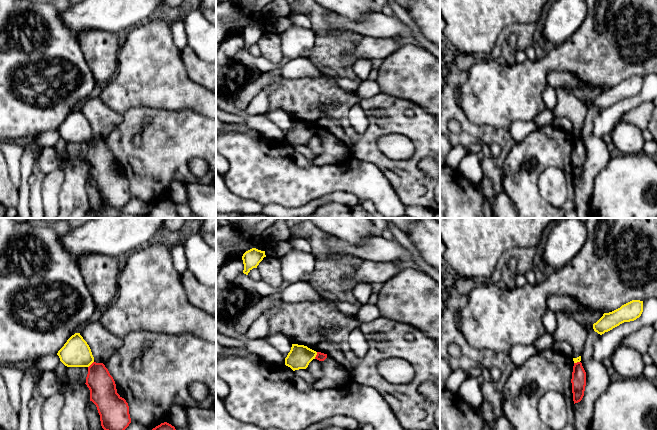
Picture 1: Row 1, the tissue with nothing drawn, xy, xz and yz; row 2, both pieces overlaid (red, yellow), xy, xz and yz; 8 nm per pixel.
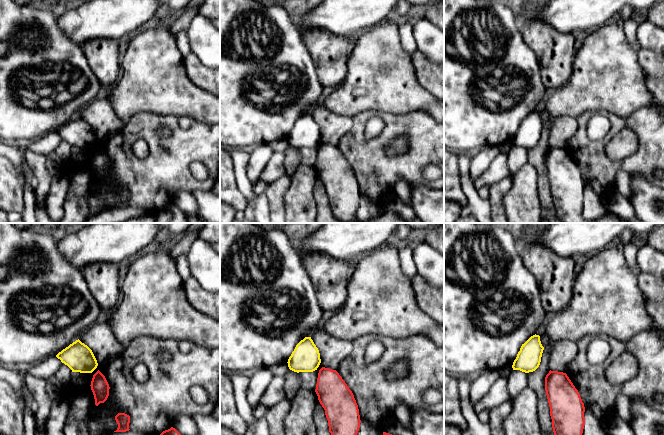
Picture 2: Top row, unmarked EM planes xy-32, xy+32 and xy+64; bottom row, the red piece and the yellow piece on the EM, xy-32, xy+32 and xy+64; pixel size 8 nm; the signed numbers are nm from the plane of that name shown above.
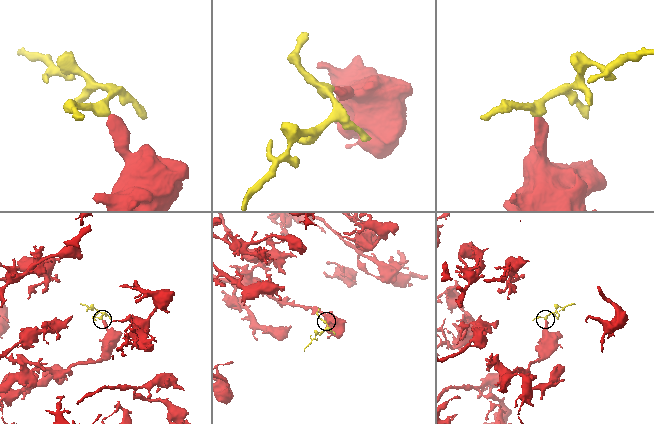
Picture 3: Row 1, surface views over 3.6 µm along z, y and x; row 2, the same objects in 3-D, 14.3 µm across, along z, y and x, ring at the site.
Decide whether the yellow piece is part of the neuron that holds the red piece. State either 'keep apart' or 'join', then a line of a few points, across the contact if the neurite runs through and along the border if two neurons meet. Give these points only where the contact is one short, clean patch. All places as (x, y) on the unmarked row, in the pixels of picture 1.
keep apart; line xz (317, 128), (314, 134)

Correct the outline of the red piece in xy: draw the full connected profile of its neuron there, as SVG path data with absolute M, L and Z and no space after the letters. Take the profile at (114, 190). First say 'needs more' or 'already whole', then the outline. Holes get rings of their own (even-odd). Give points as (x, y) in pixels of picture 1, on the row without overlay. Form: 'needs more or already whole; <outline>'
already whole; M93 138L88 143L85 160L90 166L90 177L97 183L102 204L122 209L131 199L129 182L117 169L115 157L103 139Z

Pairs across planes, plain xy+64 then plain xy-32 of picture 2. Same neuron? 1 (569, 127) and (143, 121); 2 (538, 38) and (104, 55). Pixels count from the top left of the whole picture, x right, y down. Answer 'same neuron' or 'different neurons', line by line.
1: different neurons
2: same neuron

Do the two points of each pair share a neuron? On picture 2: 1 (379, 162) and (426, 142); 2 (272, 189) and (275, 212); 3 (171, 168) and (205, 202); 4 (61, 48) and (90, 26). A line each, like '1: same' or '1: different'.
1: same
2: same
3: different
4: different

